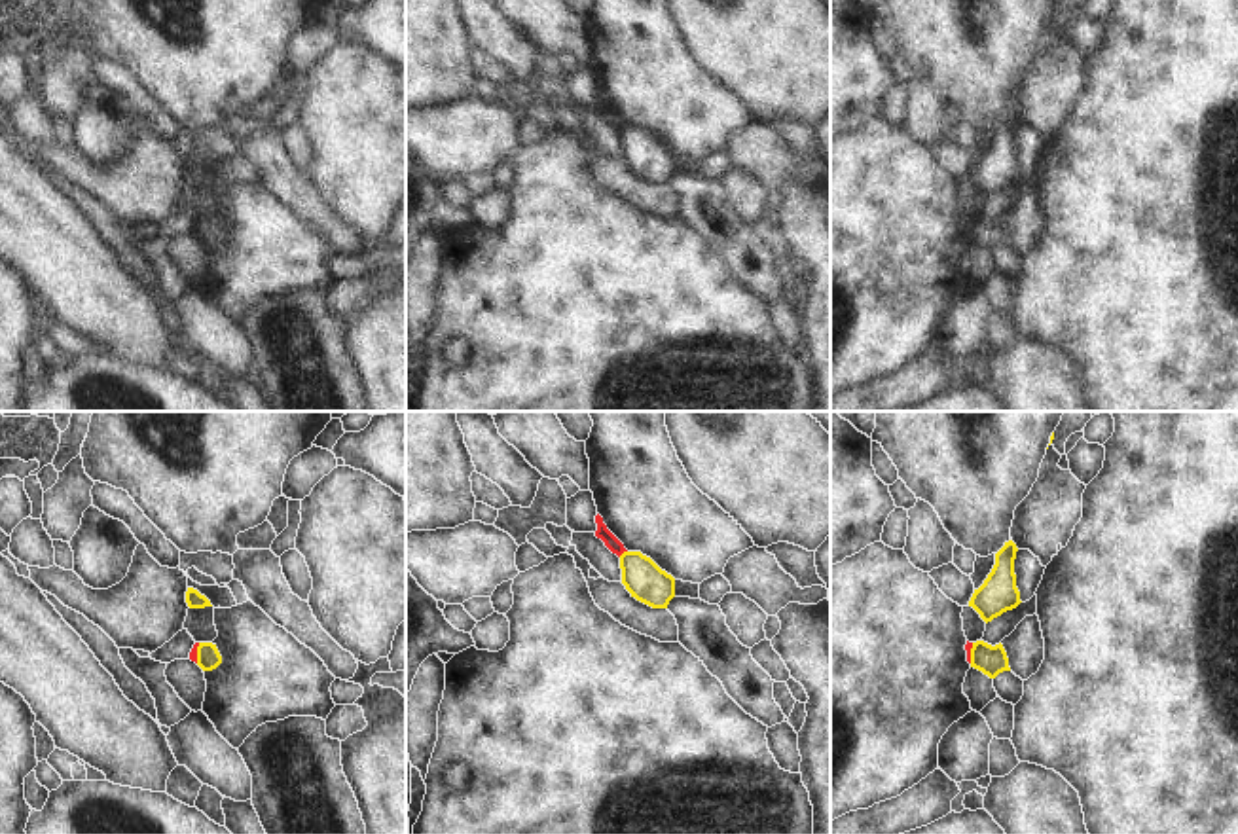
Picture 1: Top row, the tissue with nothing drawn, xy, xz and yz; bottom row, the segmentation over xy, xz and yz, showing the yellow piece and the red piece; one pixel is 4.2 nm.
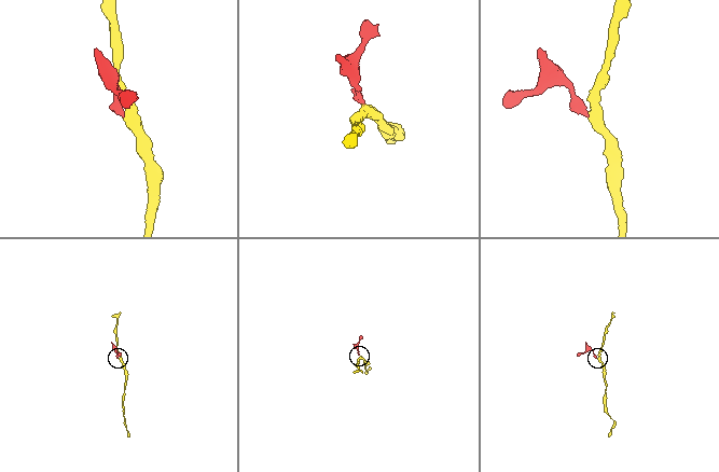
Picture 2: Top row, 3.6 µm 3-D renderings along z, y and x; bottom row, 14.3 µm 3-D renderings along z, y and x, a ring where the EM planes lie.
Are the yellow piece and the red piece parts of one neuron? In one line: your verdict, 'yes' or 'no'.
no

